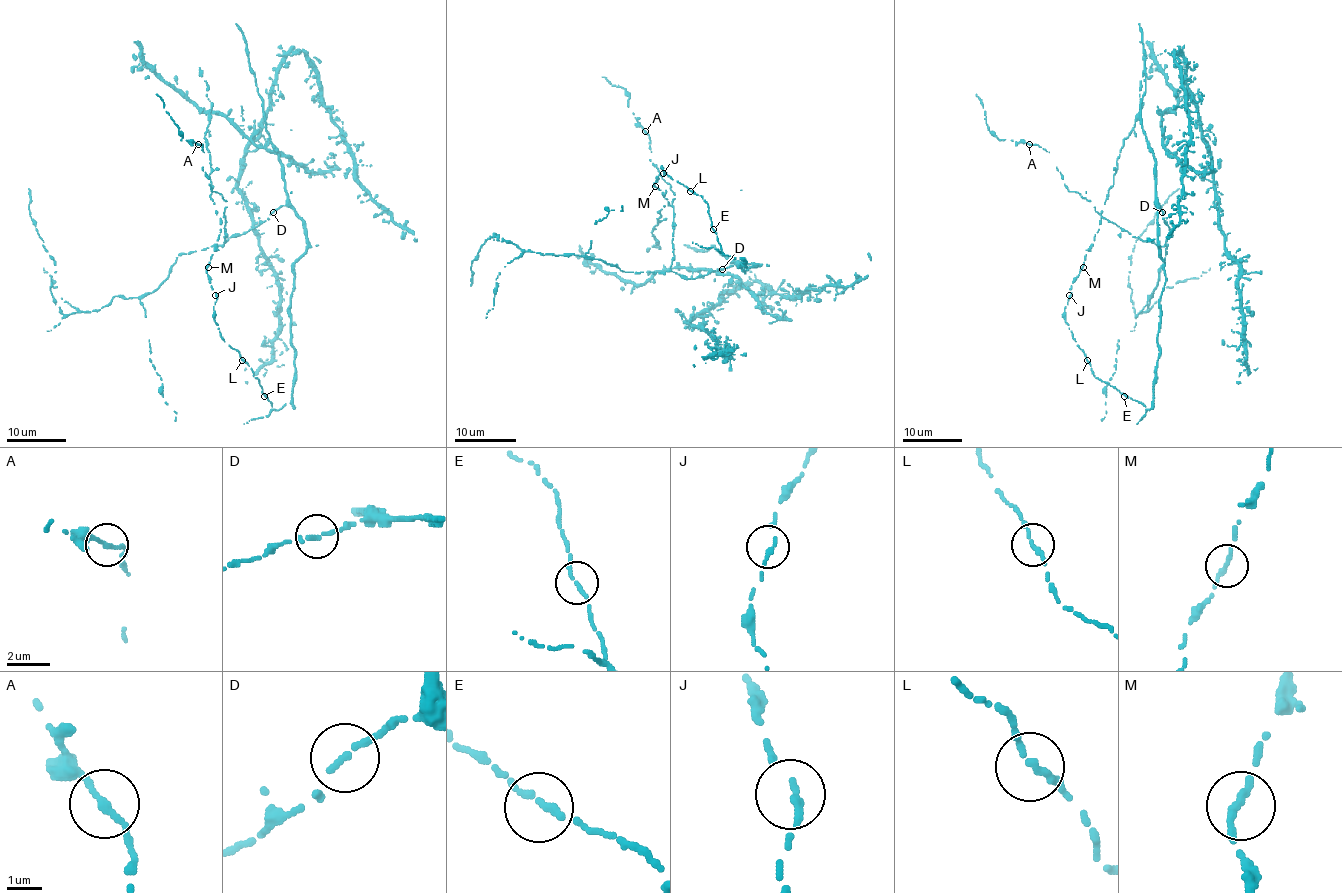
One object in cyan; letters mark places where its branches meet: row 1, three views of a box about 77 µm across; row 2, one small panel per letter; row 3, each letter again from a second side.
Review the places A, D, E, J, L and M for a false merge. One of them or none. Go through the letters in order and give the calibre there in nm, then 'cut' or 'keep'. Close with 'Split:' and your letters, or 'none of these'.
A: calibre 200 nm; keep
D: calibre 200 nm; keep
E: calibre 200 nm; keep
J: calibre 190 nm; keep
L: calibre 200 nm; keep
M: calibre 200 nm; keep
Split: none of these

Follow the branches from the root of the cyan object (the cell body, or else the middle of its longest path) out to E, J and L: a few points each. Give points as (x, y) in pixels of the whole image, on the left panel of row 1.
E: (313, 160), (279, 154), (307, 250), (294, 264), (289, 308), (292, 400), (276, 411), (264, 396)
J: (313, 160), (298, 164), (279, 154), (286, 203), (223, 246), (223, 216), (206, 268), (215, 295)
L: (313, 160), (279, 154), (286, 203), (307, 244), (294, 264), (289, 308), (292, 400), (271, 409), (242, 360)

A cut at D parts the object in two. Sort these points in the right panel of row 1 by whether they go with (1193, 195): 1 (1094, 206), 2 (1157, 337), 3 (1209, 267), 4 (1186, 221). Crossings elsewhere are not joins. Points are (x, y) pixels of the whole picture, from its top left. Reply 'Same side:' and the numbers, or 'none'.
Same side: 2, 4

